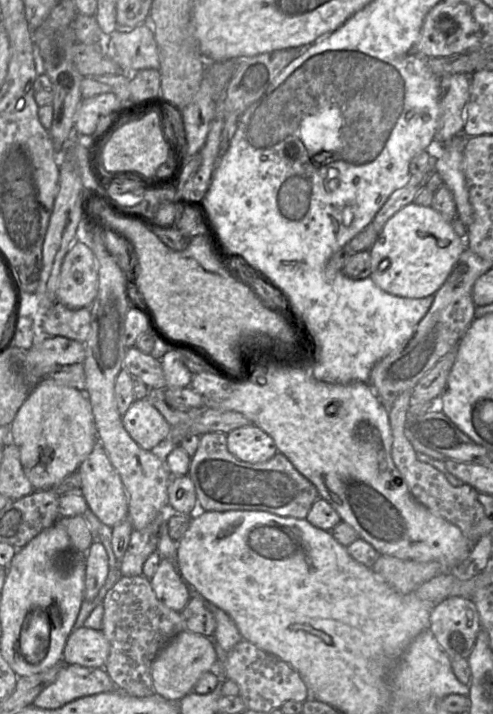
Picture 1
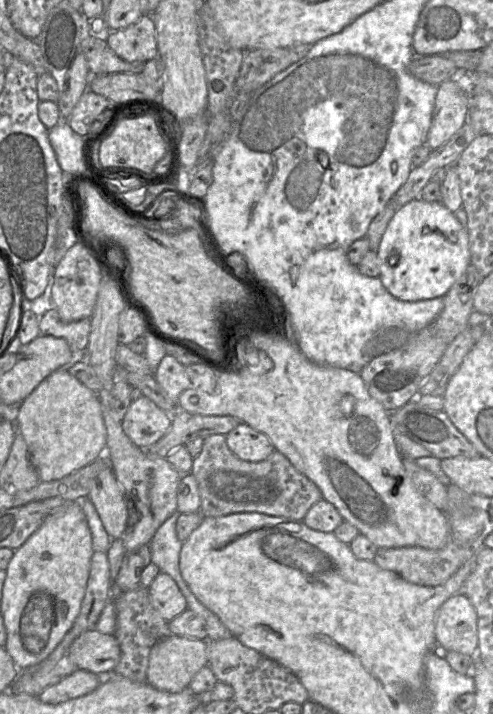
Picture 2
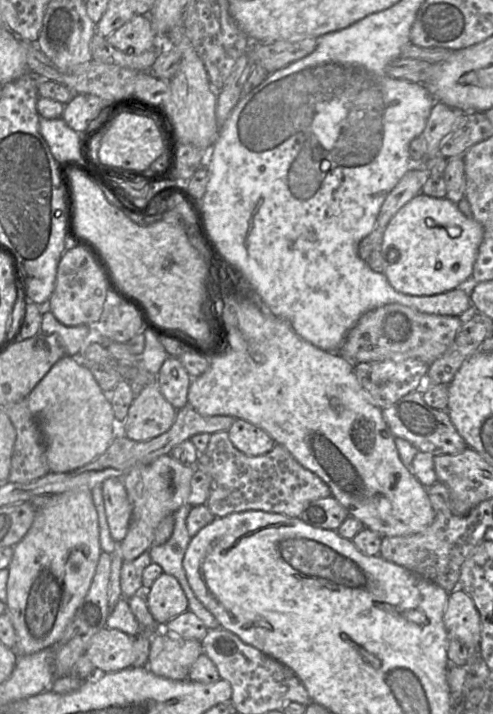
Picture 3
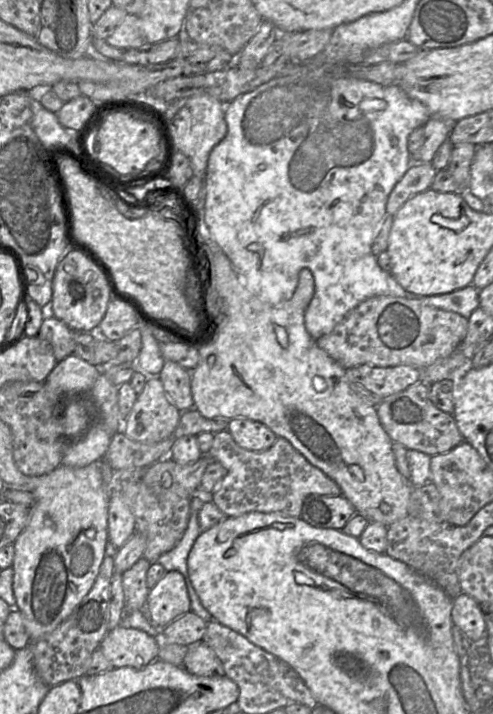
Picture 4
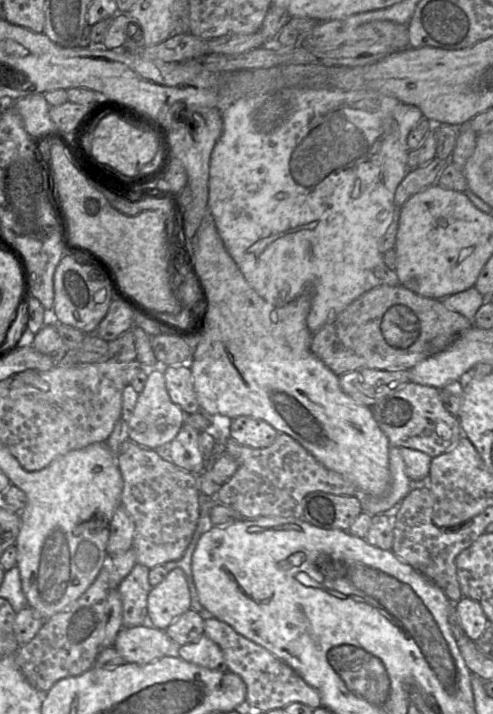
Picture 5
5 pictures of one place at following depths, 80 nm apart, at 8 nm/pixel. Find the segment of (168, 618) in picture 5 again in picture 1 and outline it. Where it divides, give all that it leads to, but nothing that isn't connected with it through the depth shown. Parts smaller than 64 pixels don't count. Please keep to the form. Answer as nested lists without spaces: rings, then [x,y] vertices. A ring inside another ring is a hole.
[[[170,559],[160,560],[150,583],[158,600],[174,611],[181,612],[190,600],[187,585]]]

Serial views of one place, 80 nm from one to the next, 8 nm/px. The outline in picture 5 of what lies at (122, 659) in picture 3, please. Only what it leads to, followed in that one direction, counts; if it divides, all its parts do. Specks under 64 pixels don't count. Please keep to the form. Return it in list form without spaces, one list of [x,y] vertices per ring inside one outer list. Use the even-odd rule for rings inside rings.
[[[153,626],[122,628],[112,646],[125,663],[144,665],[175,653],[175,645],[165,630]]]

